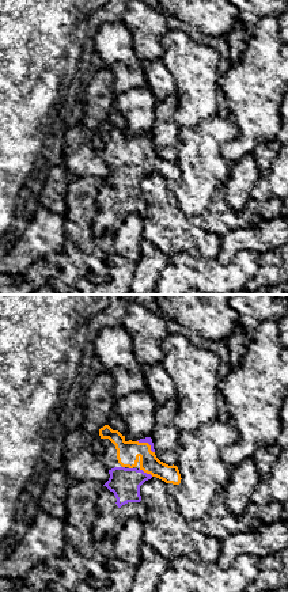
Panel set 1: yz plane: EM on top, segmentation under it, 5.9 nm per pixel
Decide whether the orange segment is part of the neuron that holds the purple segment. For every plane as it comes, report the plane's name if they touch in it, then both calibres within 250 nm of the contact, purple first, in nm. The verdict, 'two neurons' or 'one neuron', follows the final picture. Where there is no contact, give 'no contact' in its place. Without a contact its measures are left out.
contact in yz; calibres 180 and 140 nm

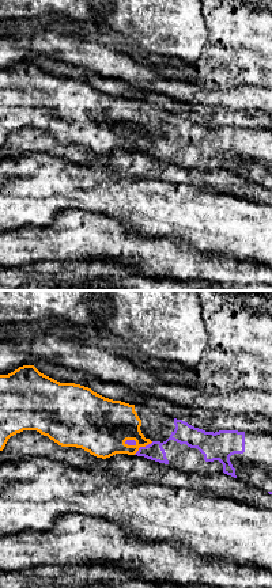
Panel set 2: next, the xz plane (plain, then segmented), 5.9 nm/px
contact in xz; calibres 120 and 300 nm

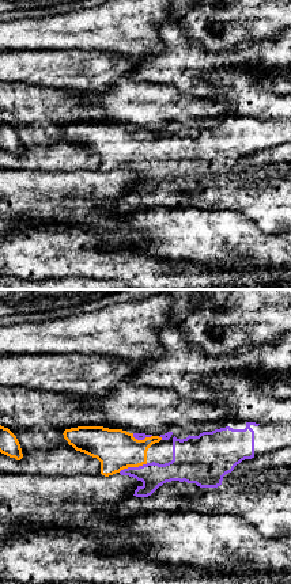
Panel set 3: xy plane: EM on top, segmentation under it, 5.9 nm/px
contact in xy; calibres 150 and 240 nm

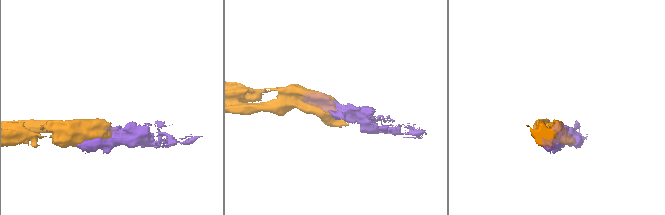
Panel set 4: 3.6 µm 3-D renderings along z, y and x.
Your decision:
one neuron

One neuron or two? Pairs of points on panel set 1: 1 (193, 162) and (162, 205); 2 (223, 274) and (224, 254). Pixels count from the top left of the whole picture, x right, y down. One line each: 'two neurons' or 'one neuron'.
1: two neurons
2: two neurons

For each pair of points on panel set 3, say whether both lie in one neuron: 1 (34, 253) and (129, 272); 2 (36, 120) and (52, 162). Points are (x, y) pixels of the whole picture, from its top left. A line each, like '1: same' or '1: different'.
1: same
2: same

